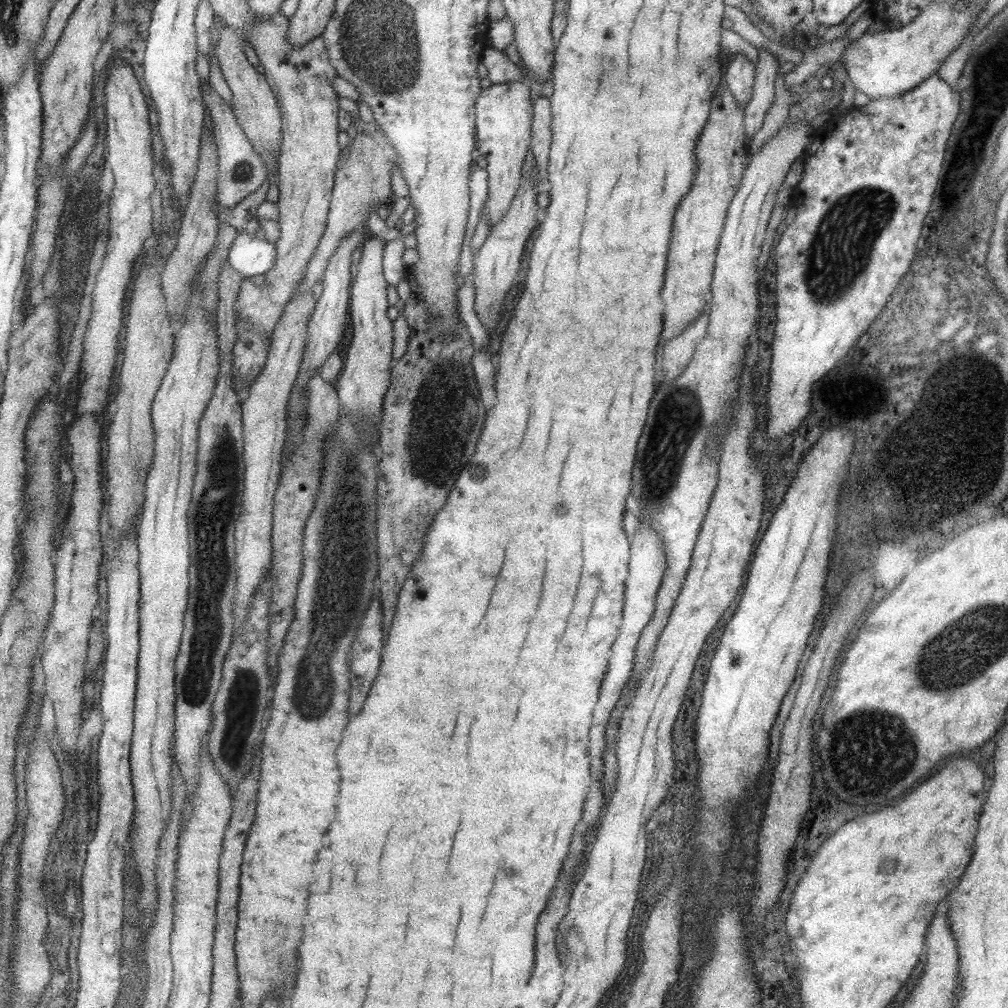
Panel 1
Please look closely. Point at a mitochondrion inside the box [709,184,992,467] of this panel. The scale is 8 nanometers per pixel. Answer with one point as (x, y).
(840, 251)

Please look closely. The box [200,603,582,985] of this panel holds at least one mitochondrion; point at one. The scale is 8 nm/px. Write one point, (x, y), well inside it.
(243, 705)

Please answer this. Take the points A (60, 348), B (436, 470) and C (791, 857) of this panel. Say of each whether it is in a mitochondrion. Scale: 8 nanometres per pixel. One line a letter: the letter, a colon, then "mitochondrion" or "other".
A: other
B: mitochondrion
C: other

